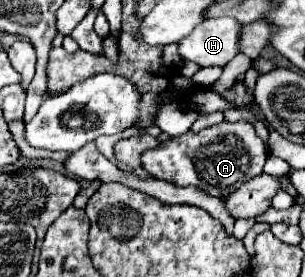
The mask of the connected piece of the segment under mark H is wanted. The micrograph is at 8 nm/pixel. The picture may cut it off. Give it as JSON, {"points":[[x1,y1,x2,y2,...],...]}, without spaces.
{"points":[[211,18,181,38,177,52,183,60,199,66,225,66,239,54,239,34,241,24,233,18]]}

